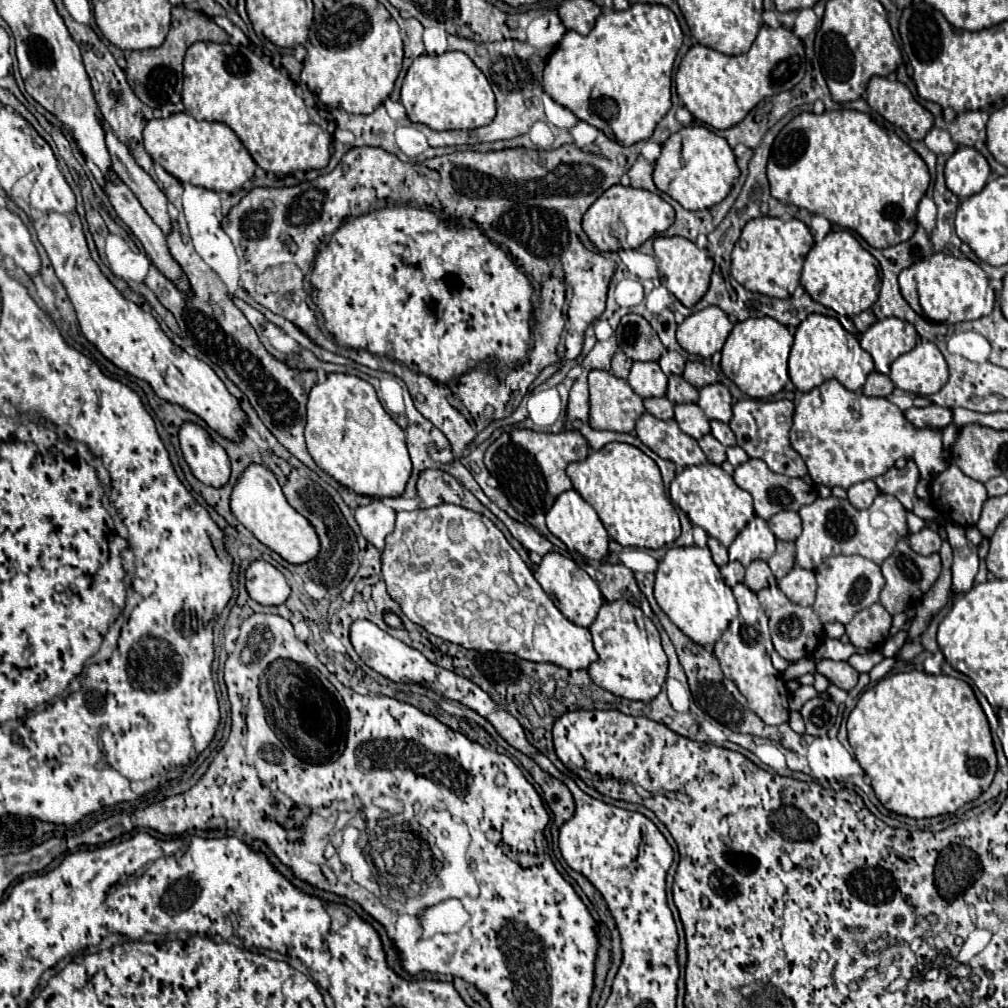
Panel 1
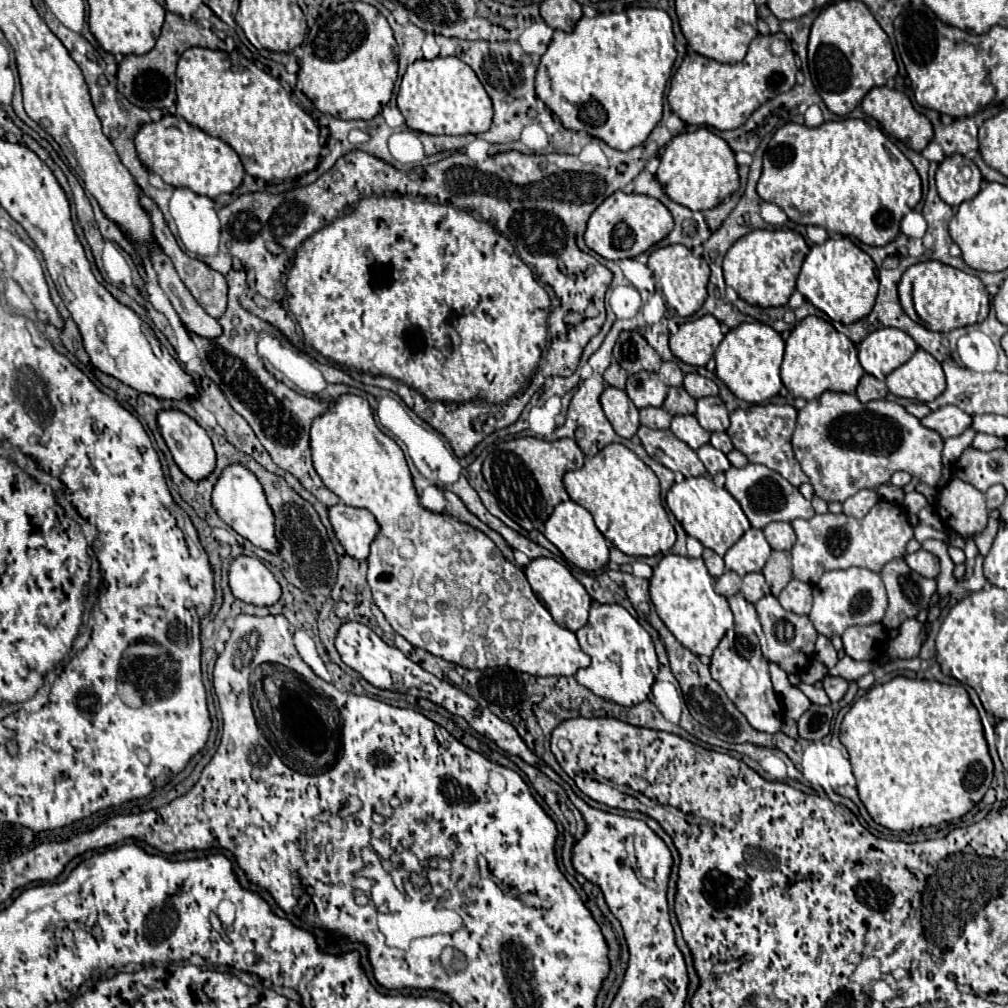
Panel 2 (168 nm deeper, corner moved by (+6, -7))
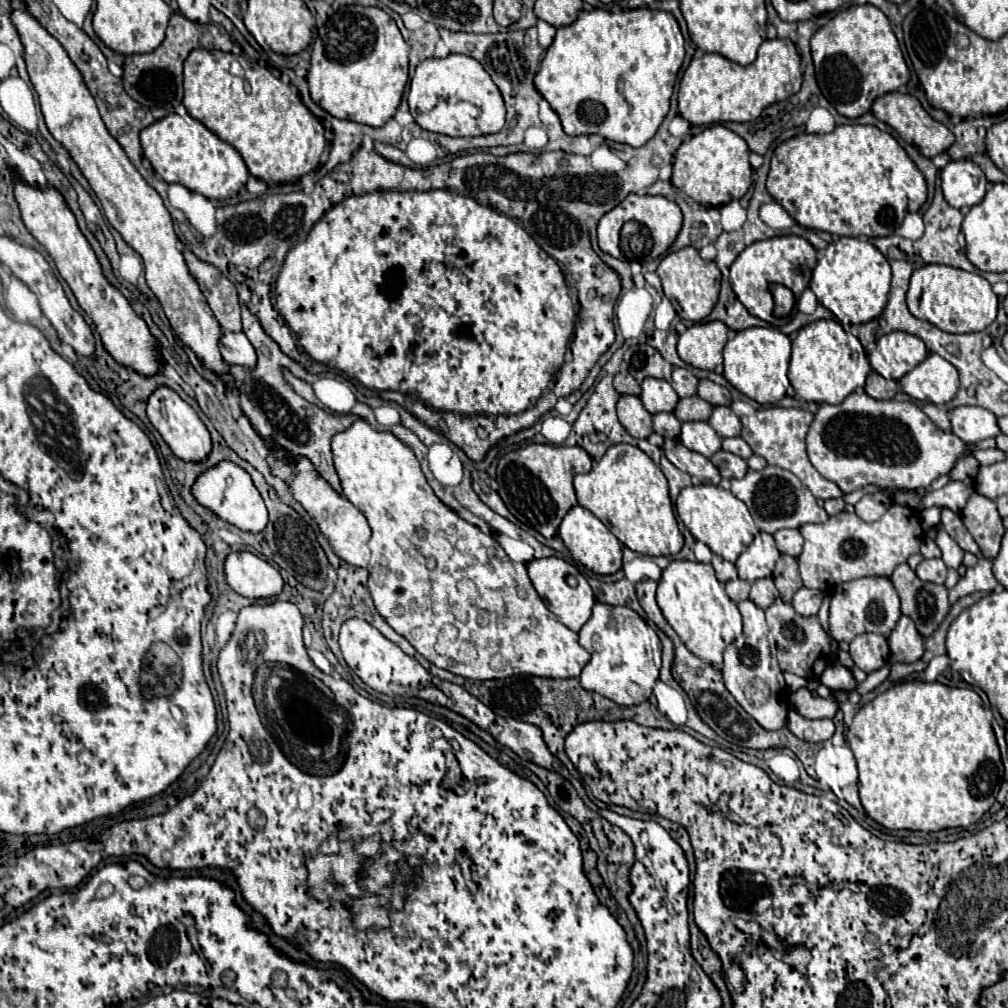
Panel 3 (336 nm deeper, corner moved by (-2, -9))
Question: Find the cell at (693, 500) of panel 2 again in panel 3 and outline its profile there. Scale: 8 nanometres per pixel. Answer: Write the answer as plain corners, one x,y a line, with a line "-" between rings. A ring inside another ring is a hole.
699,484
683,488
675,501
675,509
678,518
683,520
695,540
707,544
713,554
719,554
729,562
739,558
739,554
751,544
753,534
757,532
747,506
721,486

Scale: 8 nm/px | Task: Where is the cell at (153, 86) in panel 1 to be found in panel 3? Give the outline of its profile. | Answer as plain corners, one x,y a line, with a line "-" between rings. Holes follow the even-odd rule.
173,14
171,20
169,20
167,36
155,52
151,52
151,54
133,54
133,56
125,58
125,64
123,64
125,92
133,100
137,100
141,106
175,110
183,100
183,60
189,56
189,52
197,46
201,46
201,48
213,46
215,50
223,50
223,52
229,52
233,48
231,40
227,36
221,36
217,32
211,34
211,30
215,30
215,28
191,22
181,14

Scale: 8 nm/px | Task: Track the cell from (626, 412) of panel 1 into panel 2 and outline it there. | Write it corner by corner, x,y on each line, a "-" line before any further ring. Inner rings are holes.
607,386
601,394
601,406
605,410
607,420
615,428
615,432
623,438
633,438
639,428
639,410
629,400
625,390

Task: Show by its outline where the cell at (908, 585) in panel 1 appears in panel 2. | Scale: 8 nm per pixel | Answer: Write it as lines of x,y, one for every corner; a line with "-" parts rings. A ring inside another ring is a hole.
903,558
887,562
881,570
881,580
889,596
889,608
883,618
887,630
899,628
901,622
929,608
929,600
937,588
937,580
921,578
921,574
909,570

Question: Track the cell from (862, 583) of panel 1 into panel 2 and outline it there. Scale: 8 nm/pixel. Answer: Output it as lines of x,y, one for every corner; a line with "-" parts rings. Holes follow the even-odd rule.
847,568
825,572
813,586
813,608
809,618
815,630
827,638
841,636
849,626
869,626
883,620
887,610
887,592
879,574
867,568

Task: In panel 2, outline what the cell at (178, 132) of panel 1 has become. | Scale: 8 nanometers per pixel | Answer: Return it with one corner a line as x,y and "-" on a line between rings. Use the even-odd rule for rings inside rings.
165,114
159,122
149,122
139,128
135,136
135,148
139,160
155,170
165,184
183,186
195,194
217,198
229,194
241,186
245,170
237,152
223,140
209,136
207,132
191,126
185,118

